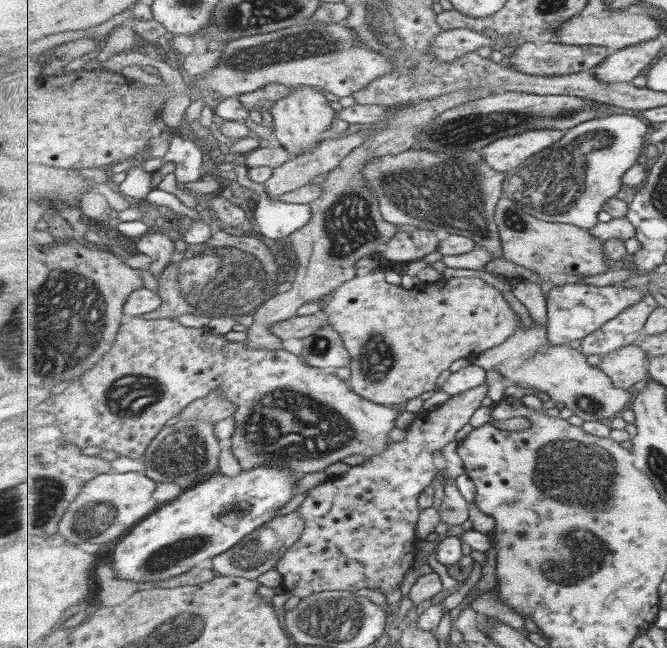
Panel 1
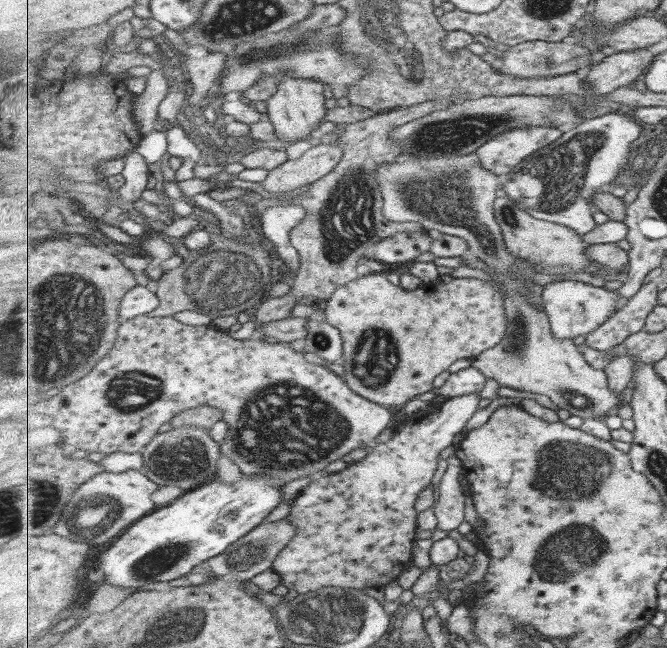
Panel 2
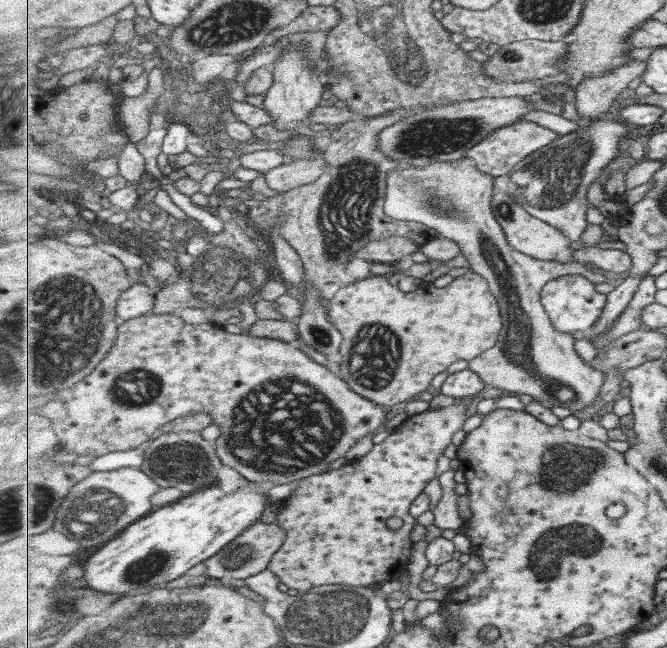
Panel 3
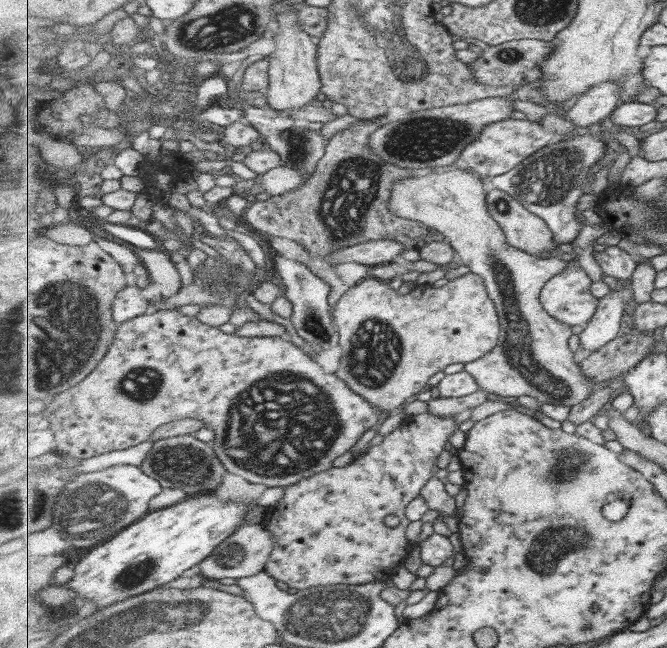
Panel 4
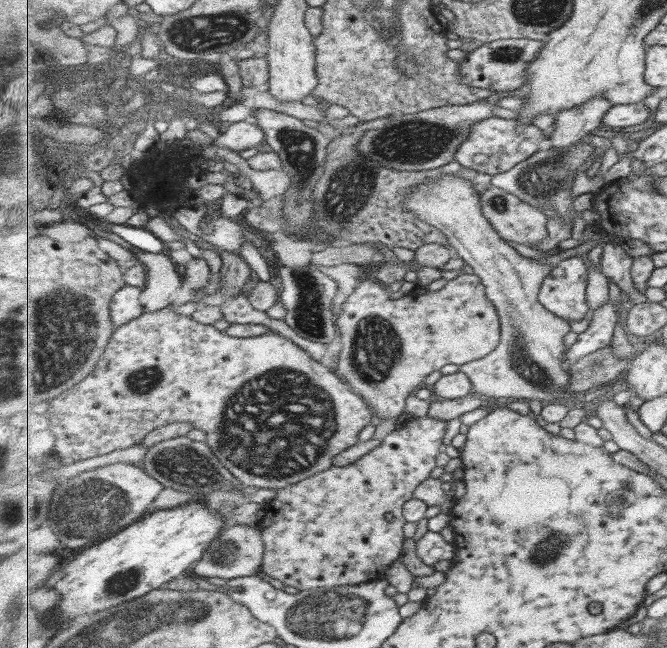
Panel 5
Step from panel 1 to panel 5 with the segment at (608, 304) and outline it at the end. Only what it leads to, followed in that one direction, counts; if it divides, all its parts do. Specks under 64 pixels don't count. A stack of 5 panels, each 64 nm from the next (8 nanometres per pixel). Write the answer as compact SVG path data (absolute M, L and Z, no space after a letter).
M583 256L562 260L543 281L540 301L567 322L581 322L593 313L588 305L589 268Z

